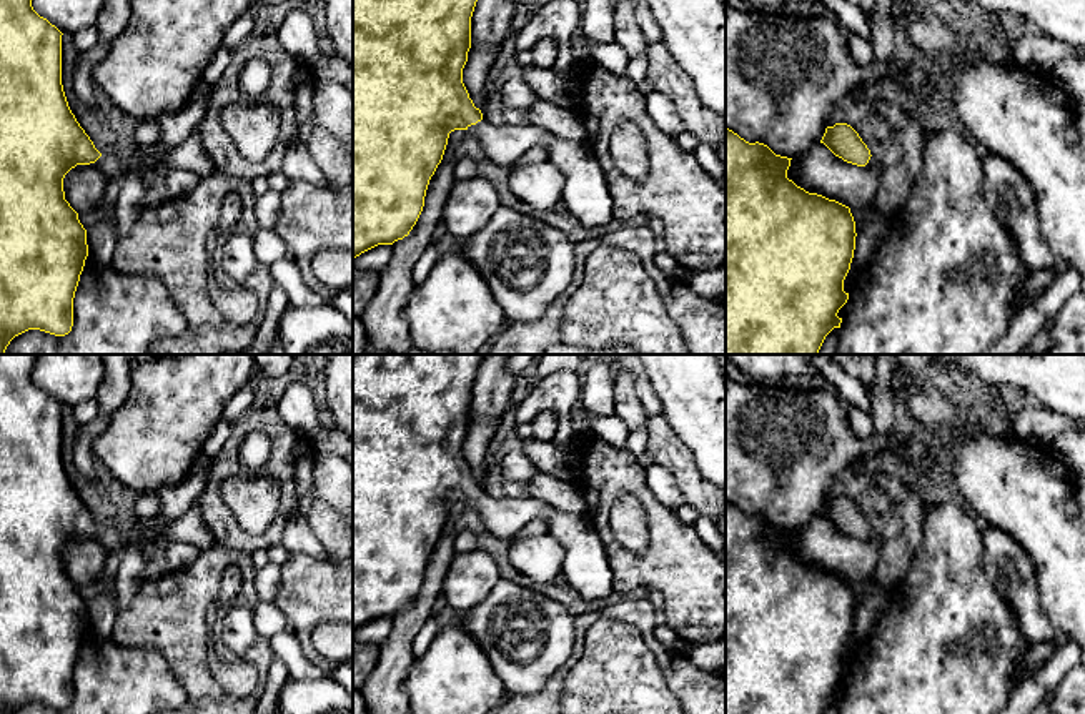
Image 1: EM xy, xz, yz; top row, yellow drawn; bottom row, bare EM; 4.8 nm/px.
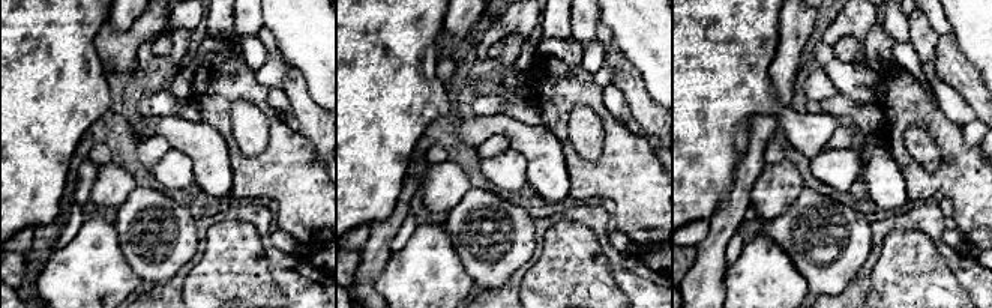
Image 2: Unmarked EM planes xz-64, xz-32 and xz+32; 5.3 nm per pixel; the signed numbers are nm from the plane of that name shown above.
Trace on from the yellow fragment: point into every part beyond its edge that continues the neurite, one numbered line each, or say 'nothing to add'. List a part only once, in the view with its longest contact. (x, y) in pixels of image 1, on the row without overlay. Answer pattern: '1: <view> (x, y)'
1: xz (586, 570)

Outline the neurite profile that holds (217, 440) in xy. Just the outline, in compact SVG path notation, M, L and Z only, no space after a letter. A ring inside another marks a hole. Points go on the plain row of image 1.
M220 419L215 426L213 433L208 436L206 443L203 444L203 453L213 461L226 441L230 439L233 431L233 424L226 419Z

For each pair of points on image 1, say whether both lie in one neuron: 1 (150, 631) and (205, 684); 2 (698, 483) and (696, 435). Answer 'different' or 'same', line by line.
1: same
2: different

